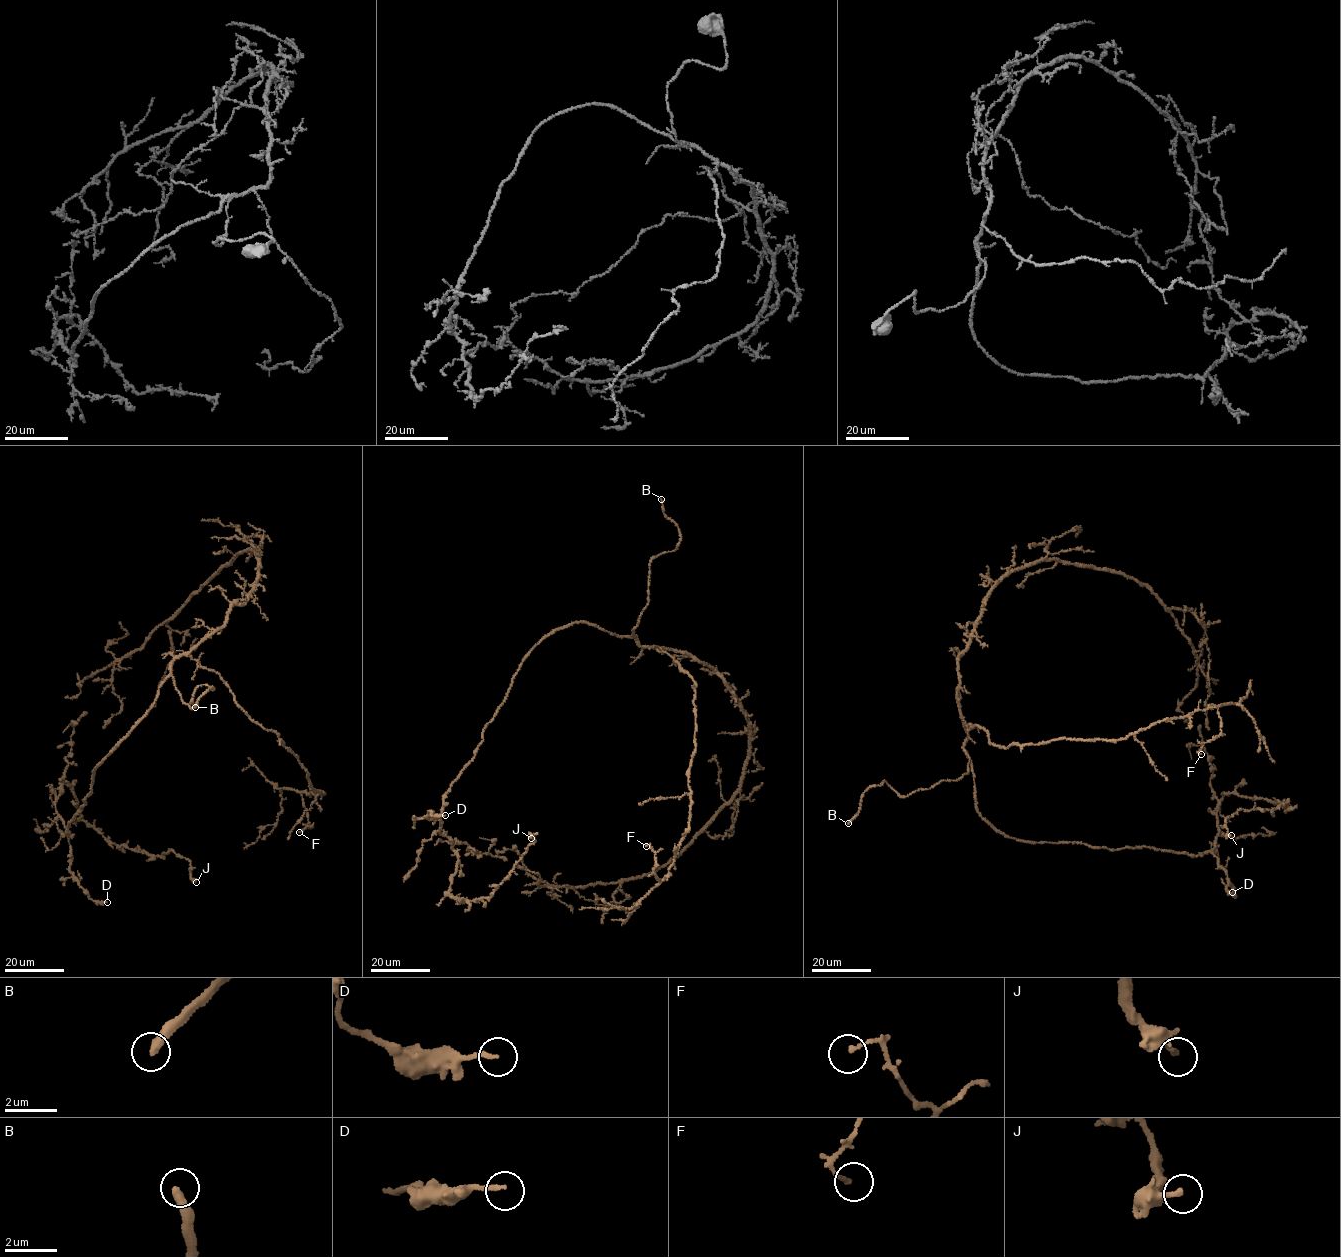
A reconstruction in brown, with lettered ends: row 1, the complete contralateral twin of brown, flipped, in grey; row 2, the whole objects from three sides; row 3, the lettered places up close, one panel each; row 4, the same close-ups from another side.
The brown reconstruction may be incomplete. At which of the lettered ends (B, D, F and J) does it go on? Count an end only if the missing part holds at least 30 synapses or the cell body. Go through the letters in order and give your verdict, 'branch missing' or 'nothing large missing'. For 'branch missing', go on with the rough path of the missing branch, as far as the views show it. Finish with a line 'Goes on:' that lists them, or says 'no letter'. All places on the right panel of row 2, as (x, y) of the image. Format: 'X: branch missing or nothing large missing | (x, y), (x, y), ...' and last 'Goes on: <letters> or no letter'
B: branch missing
D: nothing large missing
F: nothing large missing
J: nothing large missing
Goes on: B

